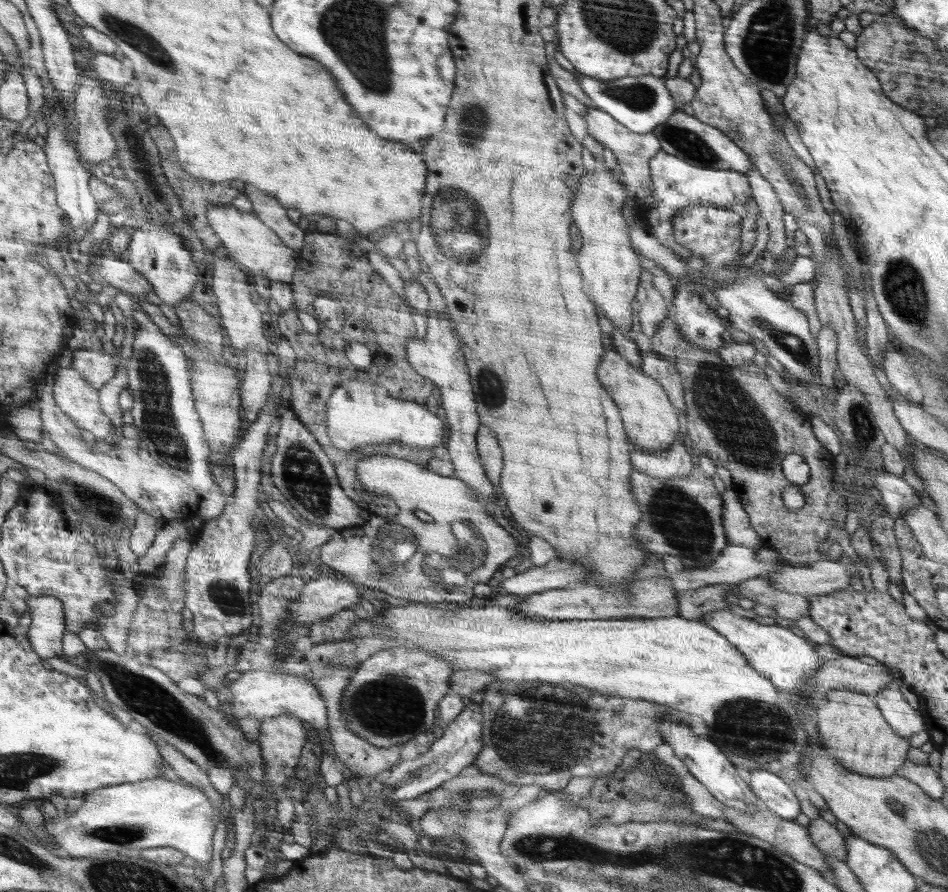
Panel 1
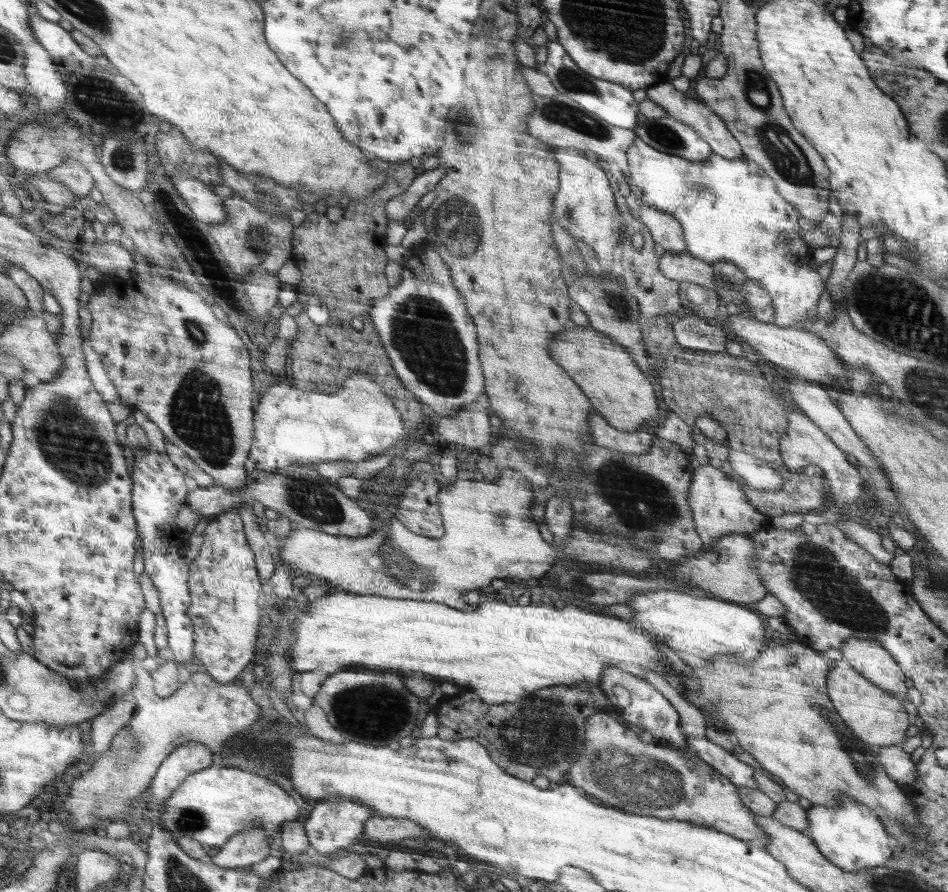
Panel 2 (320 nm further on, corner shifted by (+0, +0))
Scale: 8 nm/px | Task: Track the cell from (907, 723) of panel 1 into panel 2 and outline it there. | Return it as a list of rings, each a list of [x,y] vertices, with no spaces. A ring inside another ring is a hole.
[[[848,640],[842,648],[843,660],[851,663],[864,678],[871,679],[882,690],[888,691],[892,696],[903,699],[911,718],[918,717],[918,708],[910,703],[906,693],[908,687],[904,683],[907,675],[895,661],[895,657],[879,642],[871,640]]]

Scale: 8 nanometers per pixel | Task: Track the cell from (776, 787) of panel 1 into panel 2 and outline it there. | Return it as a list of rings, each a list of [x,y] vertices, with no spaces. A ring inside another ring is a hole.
[[[685,736],[688,750],[694,751],[702,761],[713,767],[718,773],[728,778],[737,787],[758,790],[759,786],[754,780],[756,770],[744,762],[740,762],[732,752],[719,747],[706,737]]]

